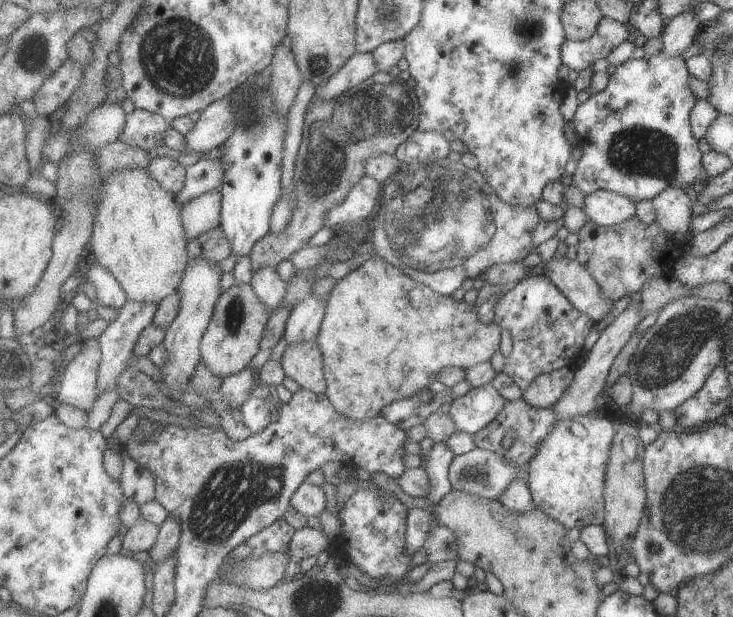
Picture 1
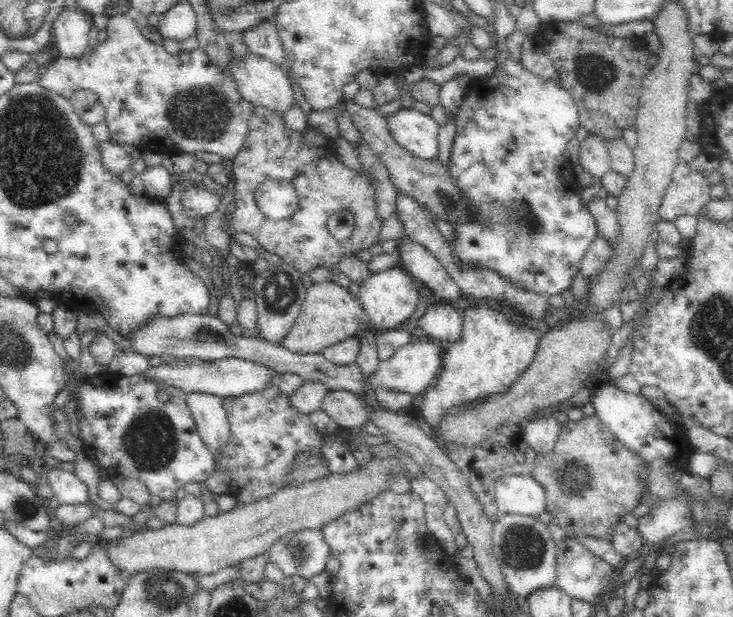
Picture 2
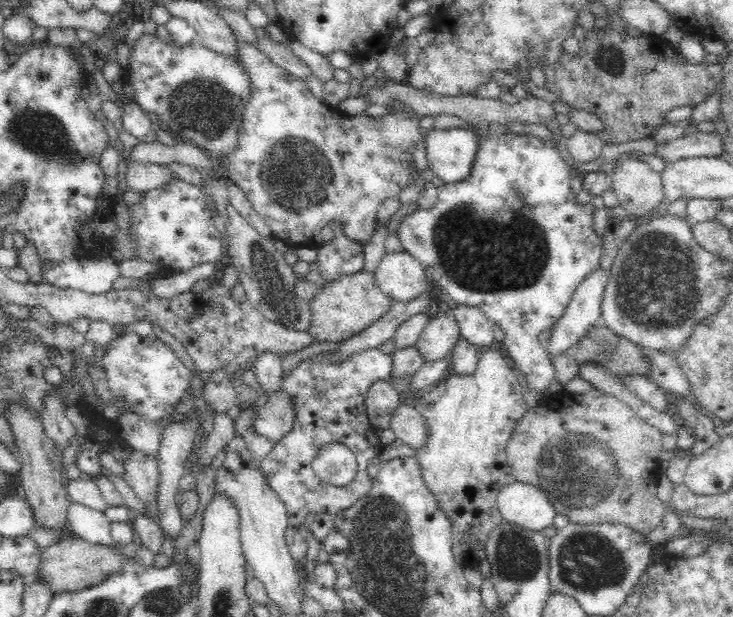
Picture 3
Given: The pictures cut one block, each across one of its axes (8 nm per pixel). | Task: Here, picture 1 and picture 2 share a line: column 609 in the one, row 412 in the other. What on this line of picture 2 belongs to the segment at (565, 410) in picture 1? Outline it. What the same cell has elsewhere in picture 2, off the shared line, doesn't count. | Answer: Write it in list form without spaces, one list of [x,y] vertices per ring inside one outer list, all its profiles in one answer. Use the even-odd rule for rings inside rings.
[[[329,390],[321,398],[319,410],[325,412],[330,420],[336,422],[340,431],[347,431],[368,422],[367,408],[363,406],[362,397],[350,391]]]

